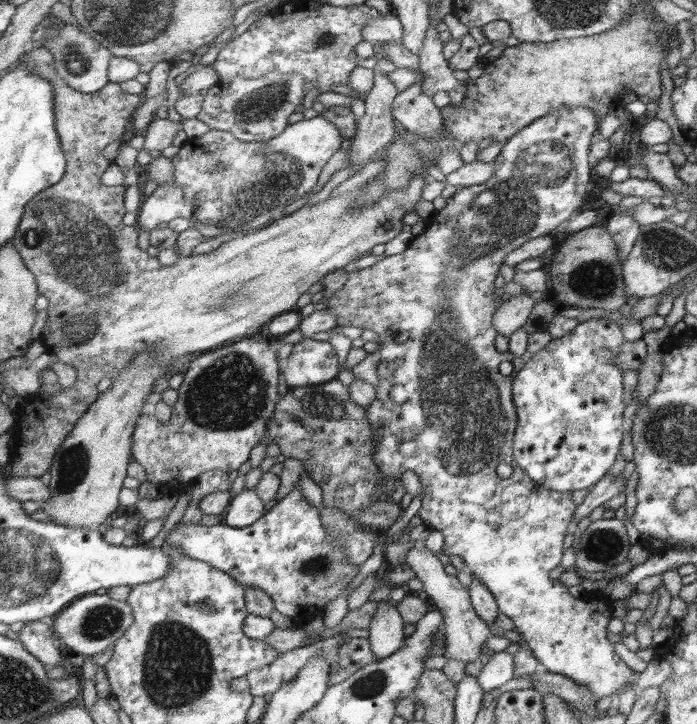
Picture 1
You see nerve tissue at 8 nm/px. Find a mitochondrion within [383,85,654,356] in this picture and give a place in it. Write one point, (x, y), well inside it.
(594, 279)

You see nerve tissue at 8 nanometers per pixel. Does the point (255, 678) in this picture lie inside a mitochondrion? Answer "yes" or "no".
no

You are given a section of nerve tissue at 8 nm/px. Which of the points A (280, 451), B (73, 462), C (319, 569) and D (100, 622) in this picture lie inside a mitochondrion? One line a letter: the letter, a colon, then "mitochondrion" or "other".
A: other
B: mitochondrion
C: mitochondrion
D: mitochondrion

